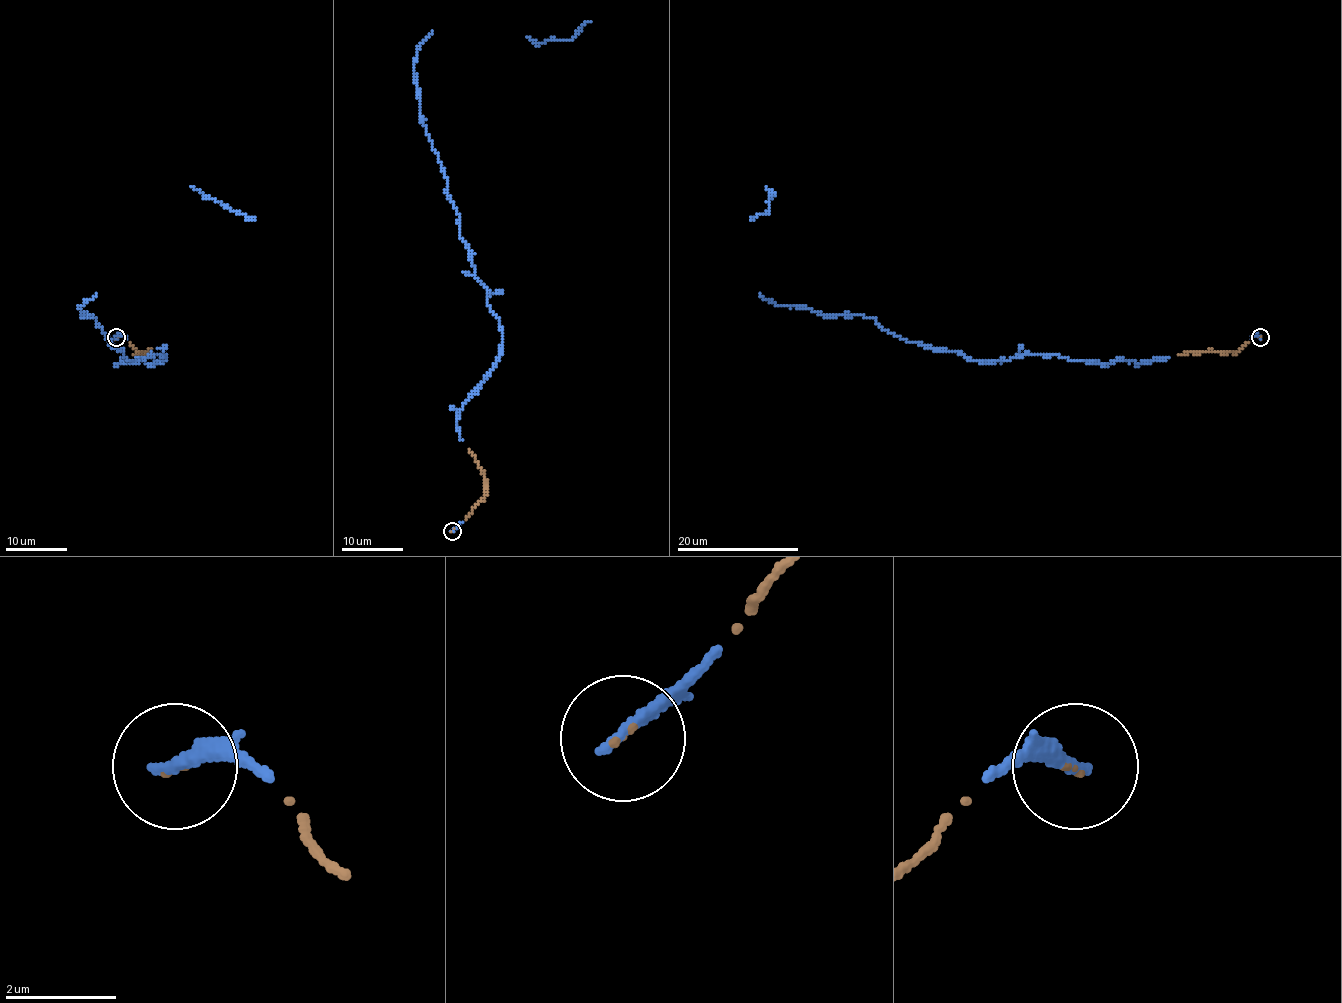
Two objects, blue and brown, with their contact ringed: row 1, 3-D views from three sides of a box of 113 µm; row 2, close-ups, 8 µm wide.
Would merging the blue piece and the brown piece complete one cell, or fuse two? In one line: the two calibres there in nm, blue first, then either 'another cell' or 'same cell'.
280/60 nm | same cell

